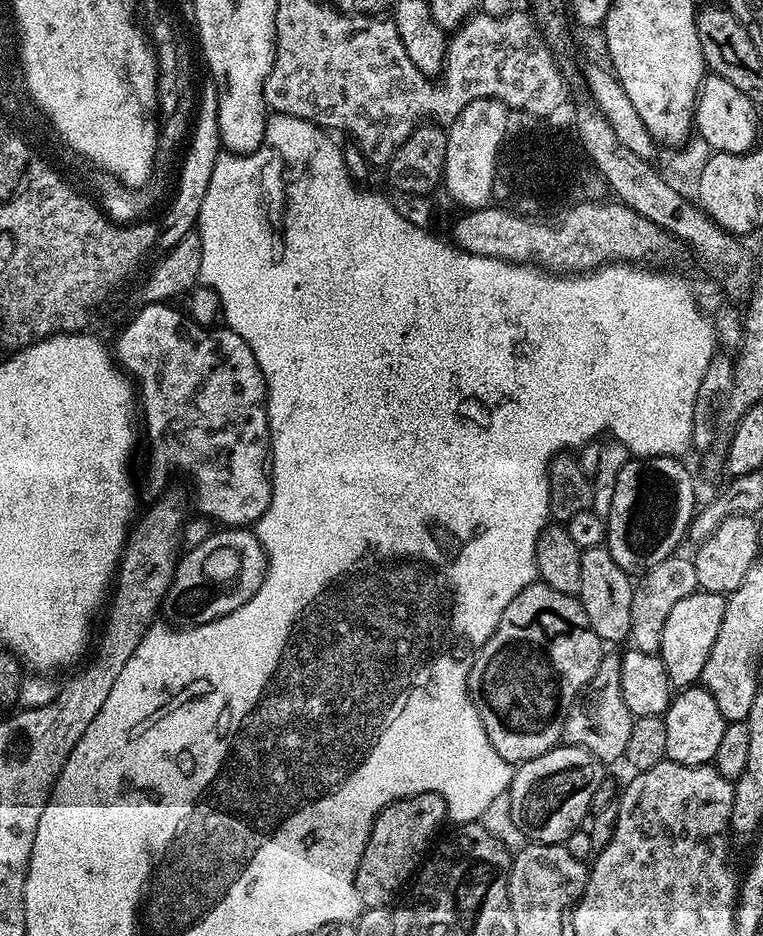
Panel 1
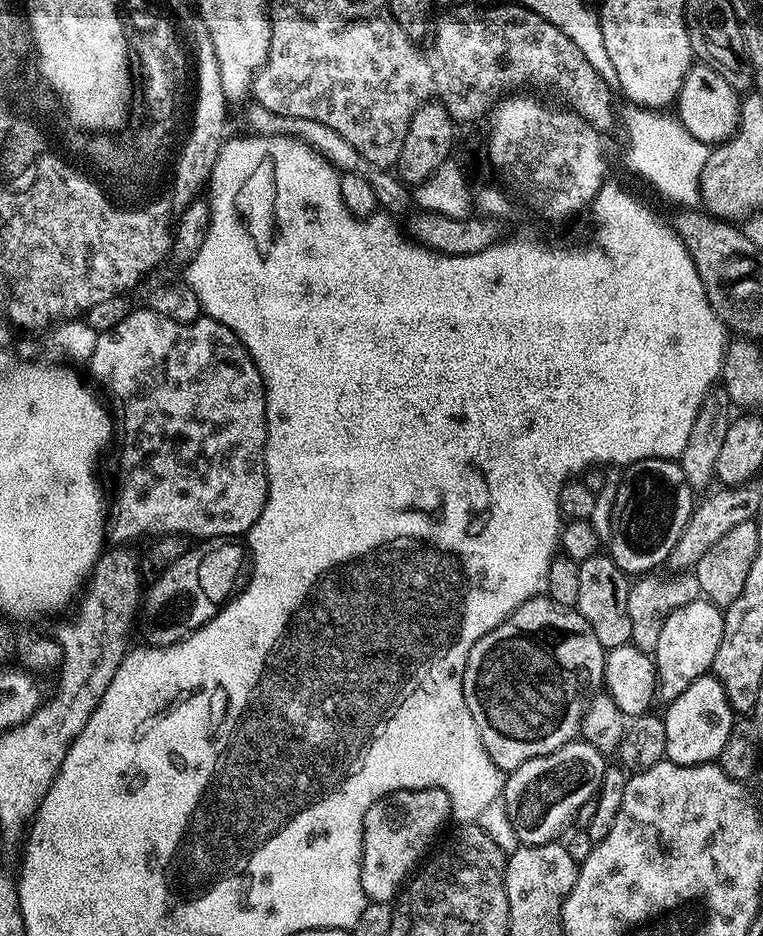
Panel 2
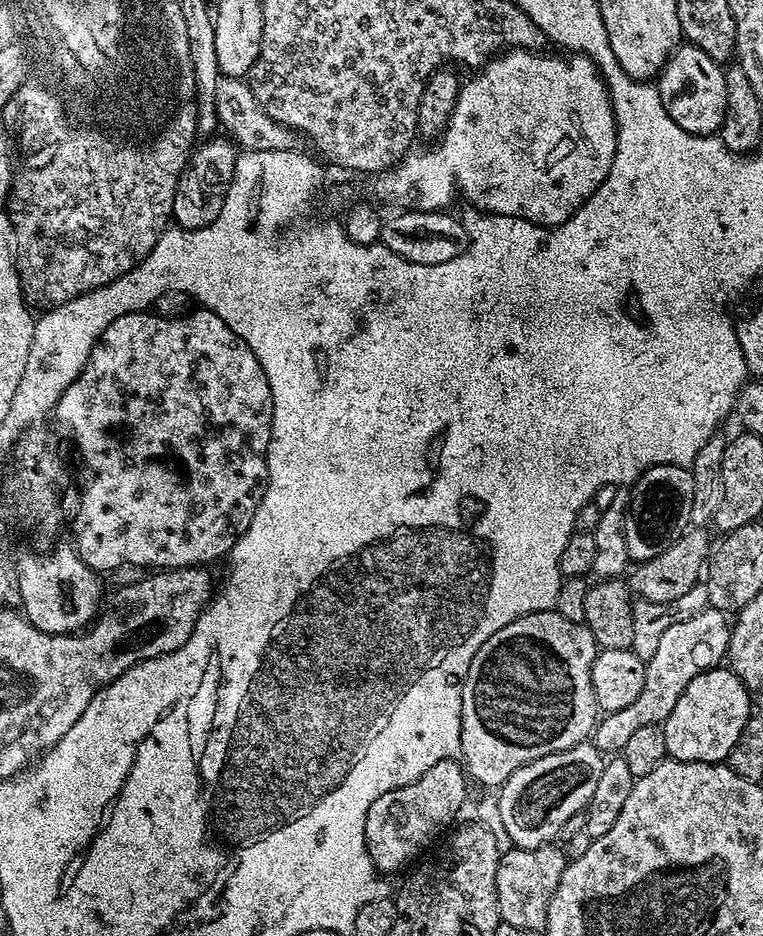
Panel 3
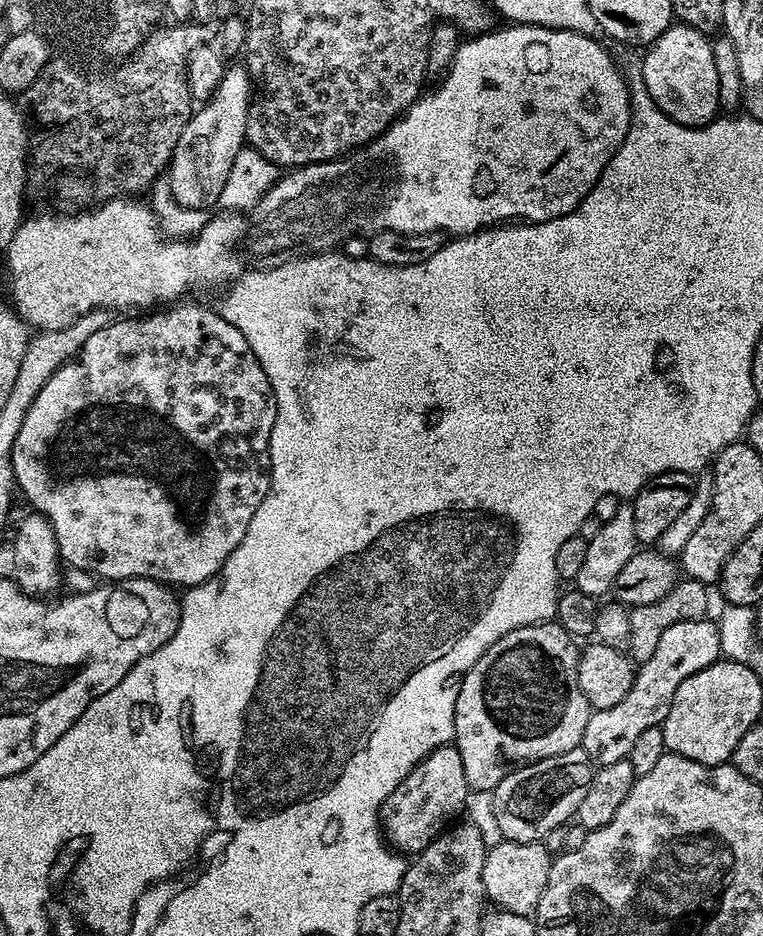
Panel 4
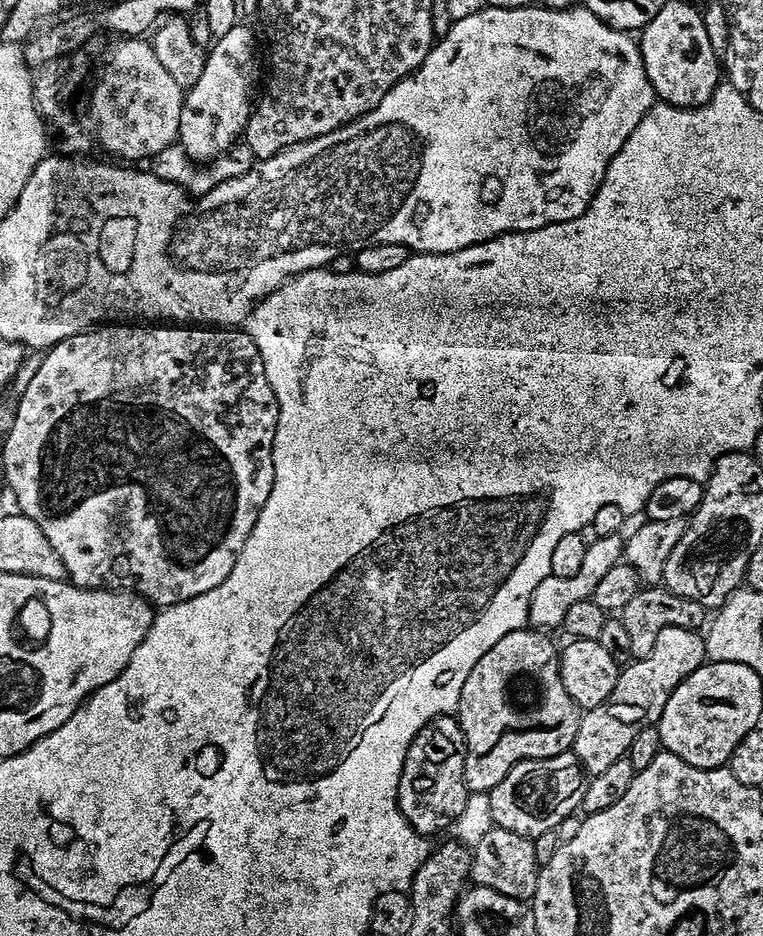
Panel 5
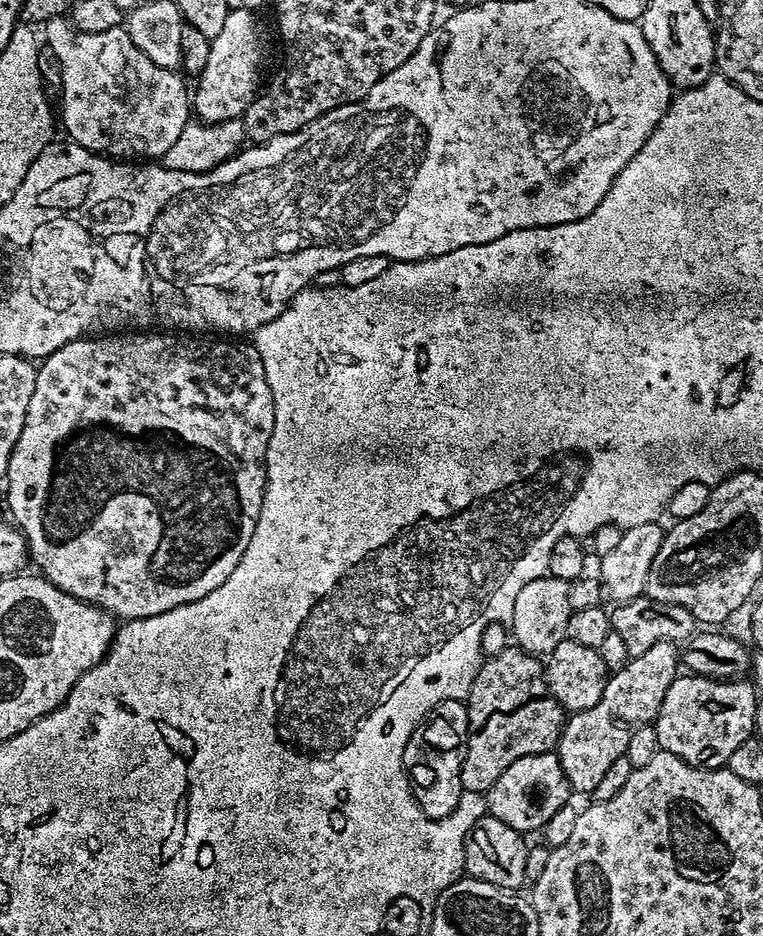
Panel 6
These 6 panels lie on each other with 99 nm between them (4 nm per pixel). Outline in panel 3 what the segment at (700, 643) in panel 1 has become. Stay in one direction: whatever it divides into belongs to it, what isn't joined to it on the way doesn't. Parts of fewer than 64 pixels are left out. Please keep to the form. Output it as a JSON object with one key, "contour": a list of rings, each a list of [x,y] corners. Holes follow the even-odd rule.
{"contour":[[[711,606],[704,612],[694,614],[694,618],[686,618],[686,622],[670,626],[670,630],[662,634],[654,658],[645,663],[646,682],[642,686],[642,694],[638,694],[638,698],[634,698],[626,710],[609,712],[597,723],[594,743],[601,753],[623,753],[626,741],[641,726],[663,724],[670,710],[674,710],[678,698],[682,698],[682,690],[686,690],[686,686],[690,686],[698,674],[709,672],[727,657],[731,633],[729,617]]]}

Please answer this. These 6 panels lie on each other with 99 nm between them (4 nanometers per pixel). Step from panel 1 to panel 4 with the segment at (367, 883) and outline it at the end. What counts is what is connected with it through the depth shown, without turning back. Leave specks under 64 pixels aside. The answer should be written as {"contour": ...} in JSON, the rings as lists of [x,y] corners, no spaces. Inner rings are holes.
{"contour":[[[444,744],[440,748],[435,748],[426,759],[414,766],[414,770],[410,770],[410,774],[406,774],[406,778],[402,778],[402,782],[396,787],[386,798],[386,802],[380,808],[380,827],[386,837],[387,843],[391,845],[395,851],[401,854],[419,854],[422,850],[426,850],[426,846],[430,846],[430,842],[435,840],[441,832],[445,831],[457,819],[456,815],[463,813],[468,806],[468,793],[470,789],[466,782],[466,770],[462,766],[462,754],[458,754],[458,750],[452,744]]]}

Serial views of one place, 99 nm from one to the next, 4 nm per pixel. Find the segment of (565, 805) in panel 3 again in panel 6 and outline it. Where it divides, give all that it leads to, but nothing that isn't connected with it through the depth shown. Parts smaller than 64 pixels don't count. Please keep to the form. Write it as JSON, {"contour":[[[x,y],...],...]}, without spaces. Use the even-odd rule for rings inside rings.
{"contour":[[[555,751],[530,754],[526,758],[515,760],[502,774],[502,778],[490,786],[486,794],[487,815],[498,818],[498,822],[506,822],[506,826],[522,834],[539,833],[546,822],[550,822],[550,817],[558,814],[558,810],[569,803],[572,795],[572,787],[568,785],[562,762],[556,757]]]}

